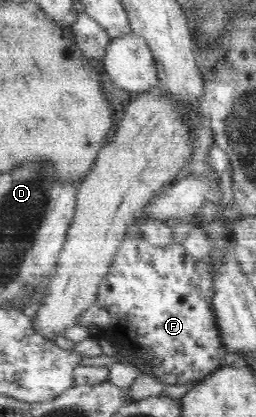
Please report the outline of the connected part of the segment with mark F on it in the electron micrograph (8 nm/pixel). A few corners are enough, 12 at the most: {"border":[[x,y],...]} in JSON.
{"border":[[129,234],[79,318],[167,385],[221,367],[206,261]]}

